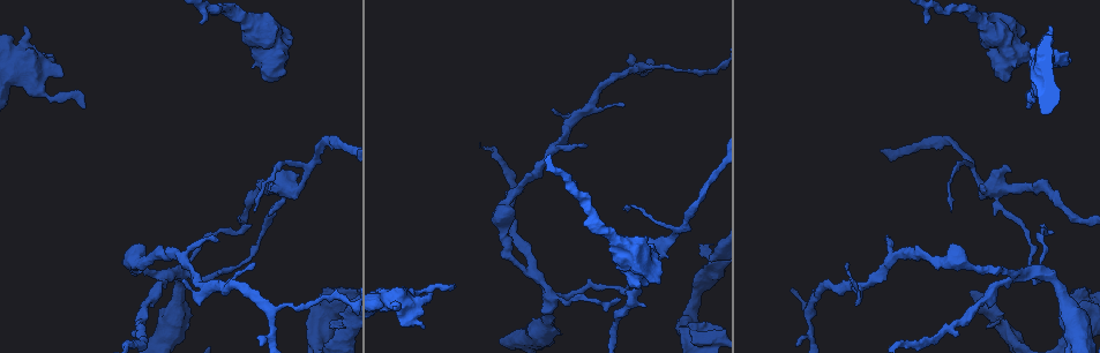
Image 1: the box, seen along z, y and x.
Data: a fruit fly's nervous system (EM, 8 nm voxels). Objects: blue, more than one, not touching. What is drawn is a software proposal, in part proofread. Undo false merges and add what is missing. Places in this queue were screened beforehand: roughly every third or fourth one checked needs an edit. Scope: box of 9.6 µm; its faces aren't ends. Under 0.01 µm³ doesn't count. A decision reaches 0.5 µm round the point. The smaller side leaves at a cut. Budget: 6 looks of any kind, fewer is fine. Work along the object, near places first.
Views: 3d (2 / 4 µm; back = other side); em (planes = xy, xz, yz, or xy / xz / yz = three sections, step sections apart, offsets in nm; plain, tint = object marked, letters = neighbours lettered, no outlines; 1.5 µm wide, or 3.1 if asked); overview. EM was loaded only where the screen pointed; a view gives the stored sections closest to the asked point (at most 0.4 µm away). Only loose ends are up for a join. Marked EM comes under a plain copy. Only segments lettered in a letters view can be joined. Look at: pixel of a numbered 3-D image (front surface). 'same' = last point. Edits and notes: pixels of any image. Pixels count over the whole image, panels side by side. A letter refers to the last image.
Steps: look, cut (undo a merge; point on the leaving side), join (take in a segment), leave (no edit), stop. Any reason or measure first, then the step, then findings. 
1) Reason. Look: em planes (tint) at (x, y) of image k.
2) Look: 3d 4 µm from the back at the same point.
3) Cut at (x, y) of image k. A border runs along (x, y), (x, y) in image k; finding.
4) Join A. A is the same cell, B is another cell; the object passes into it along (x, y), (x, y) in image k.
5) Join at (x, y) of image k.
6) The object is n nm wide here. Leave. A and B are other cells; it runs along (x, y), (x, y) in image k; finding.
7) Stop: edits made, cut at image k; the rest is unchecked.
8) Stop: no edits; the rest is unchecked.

Looks like a crossing. Look: 3d 2 µm at (995, 194) of image 1.

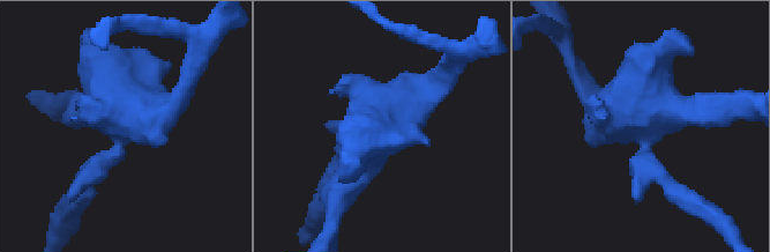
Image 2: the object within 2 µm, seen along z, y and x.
Look: em xz step 4 (tint) at (642, 130) of image 2.

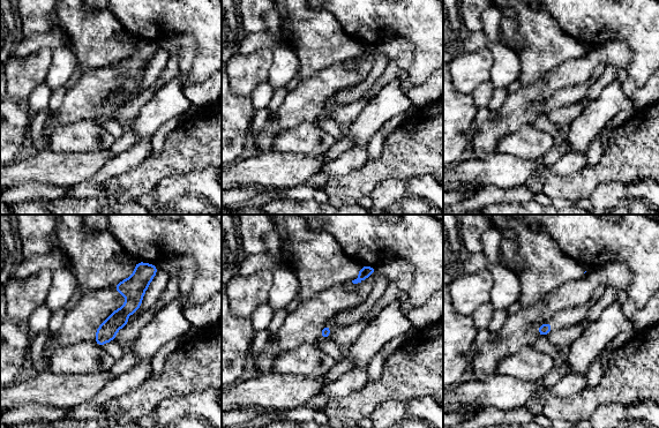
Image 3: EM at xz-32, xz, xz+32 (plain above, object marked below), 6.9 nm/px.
Look: em planes (letters) at the same point.

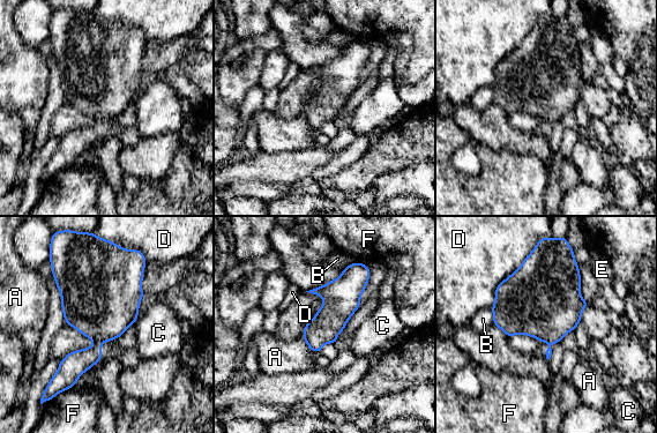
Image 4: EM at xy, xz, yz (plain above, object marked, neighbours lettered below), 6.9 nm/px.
4 arms meet here. Cut at (101, 308) of image 4. A, B, C, D, E and F are other cells; a border runs along (95, 342), (98, 344) in image 4; a second neuron is stuck on.

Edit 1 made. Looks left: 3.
See it whole again. Look: overview.

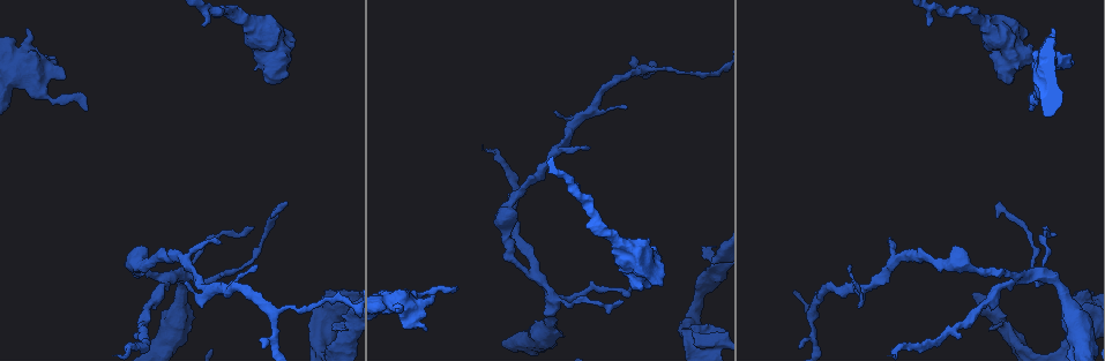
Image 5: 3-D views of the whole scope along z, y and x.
Free end. Look: 3d 4 µm at (291, 35) of image 5.

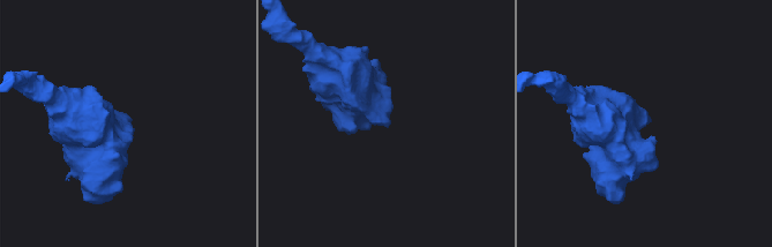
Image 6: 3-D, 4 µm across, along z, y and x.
Look: em planes (letters) at (129, 120) of image 6.

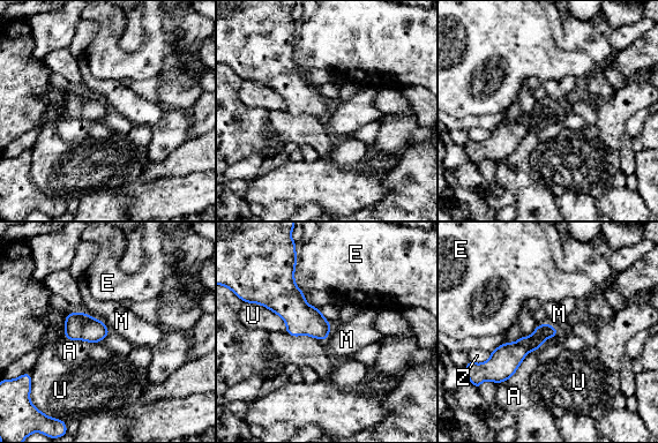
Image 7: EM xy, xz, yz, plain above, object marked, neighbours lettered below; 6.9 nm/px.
Leave. A, E, M, U and Z are other cells; a border runs along (84, 312), (98, 318), (110, 331) in image 7; none of them fits.

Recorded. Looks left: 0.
Stop: edits made, cut at image 4; the rest is unchecked.

